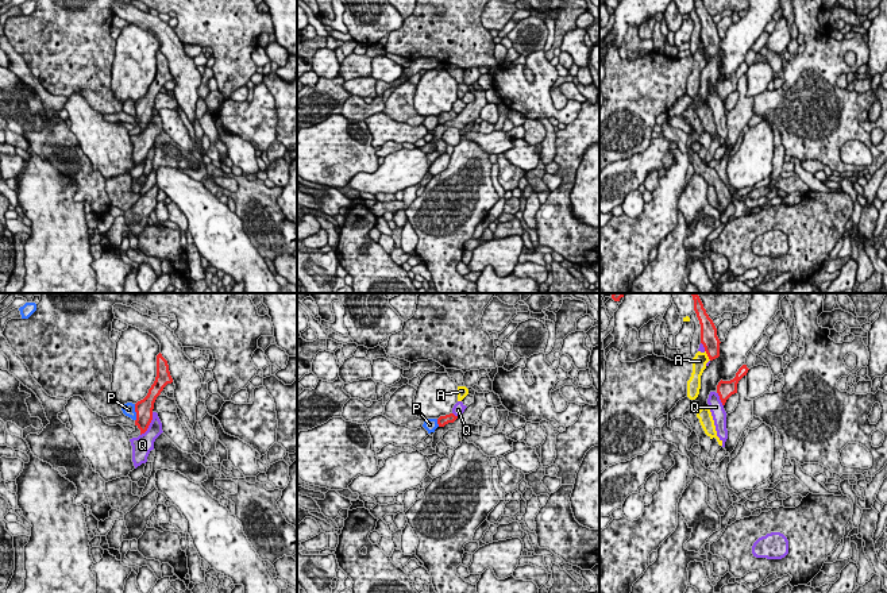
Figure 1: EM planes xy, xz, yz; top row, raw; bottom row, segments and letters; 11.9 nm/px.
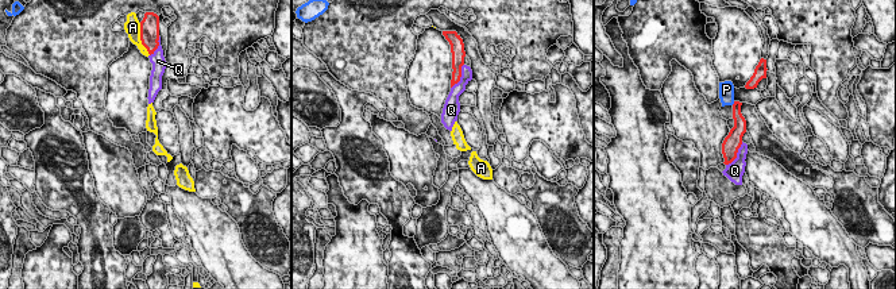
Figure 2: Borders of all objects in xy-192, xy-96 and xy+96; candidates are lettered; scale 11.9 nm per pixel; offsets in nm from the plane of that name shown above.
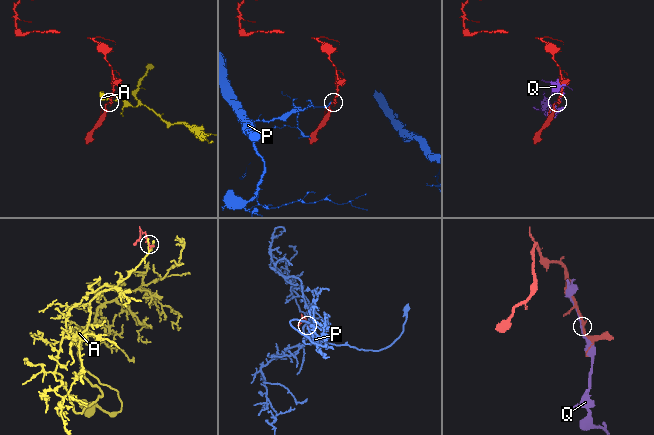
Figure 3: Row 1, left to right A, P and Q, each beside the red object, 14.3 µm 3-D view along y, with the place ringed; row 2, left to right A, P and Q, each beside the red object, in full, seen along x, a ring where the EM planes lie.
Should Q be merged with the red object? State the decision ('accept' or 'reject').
reject

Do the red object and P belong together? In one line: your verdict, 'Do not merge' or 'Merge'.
Do not merge

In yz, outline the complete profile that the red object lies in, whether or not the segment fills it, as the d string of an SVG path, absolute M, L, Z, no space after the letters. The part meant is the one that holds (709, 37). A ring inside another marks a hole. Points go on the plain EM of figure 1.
M694 0L694 8L701 22L701 41L710 58L720 54L720 36L713 18L706 11L702 0Z

